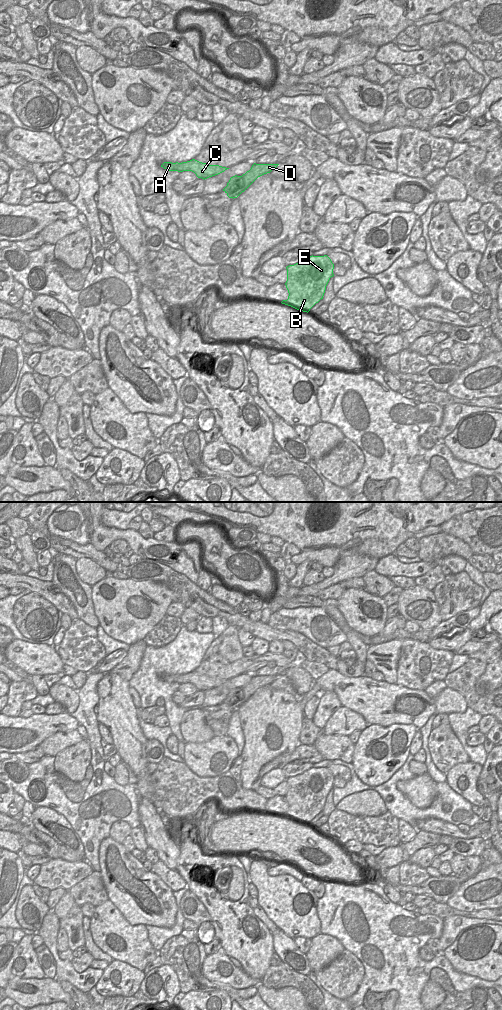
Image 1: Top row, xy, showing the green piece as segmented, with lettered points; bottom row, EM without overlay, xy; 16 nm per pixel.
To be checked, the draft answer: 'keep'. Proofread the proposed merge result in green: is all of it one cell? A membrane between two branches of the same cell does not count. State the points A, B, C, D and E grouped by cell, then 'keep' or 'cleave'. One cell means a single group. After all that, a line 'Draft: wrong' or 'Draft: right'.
A B C E / D | cleave
Draft: wrong

